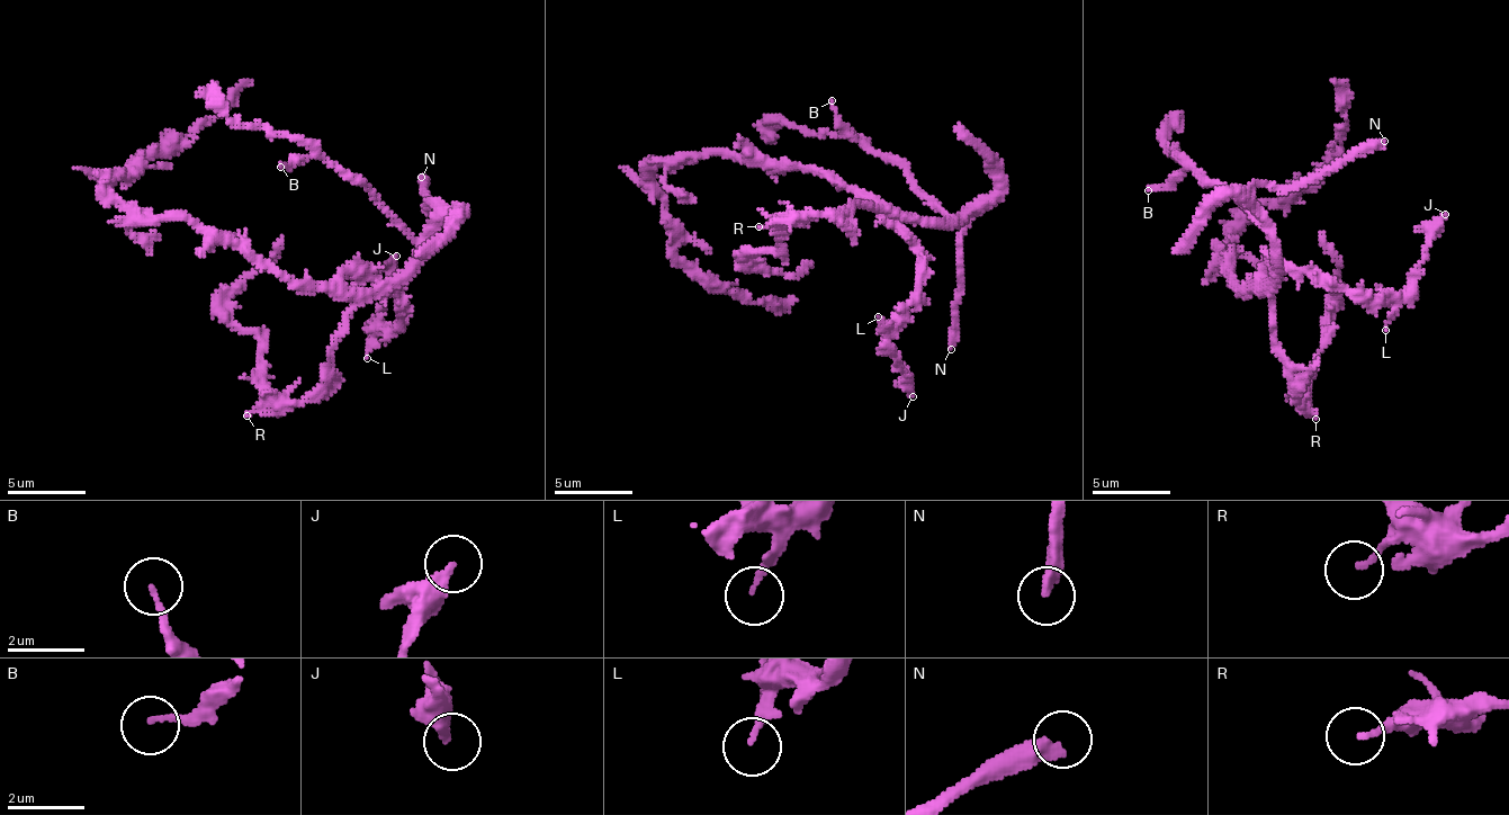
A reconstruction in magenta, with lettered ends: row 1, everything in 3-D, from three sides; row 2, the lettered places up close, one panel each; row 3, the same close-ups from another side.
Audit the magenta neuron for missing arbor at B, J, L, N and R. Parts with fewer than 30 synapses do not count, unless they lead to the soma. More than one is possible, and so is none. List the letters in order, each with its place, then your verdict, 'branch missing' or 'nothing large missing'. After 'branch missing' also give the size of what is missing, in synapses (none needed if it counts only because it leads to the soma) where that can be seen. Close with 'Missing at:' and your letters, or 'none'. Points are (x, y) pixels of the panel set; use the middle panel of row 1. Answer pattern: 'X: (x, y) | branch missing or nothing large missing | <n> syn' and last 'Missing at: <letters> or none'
B: (832, 100) | nothing large missing
J: (913, 396) | nothing large missing
L: (878, 316) | nothing large missing
N: (951, 349) | branch missing | 160 syn
R: (759, 226) | nothing large missing
Missing at: N

